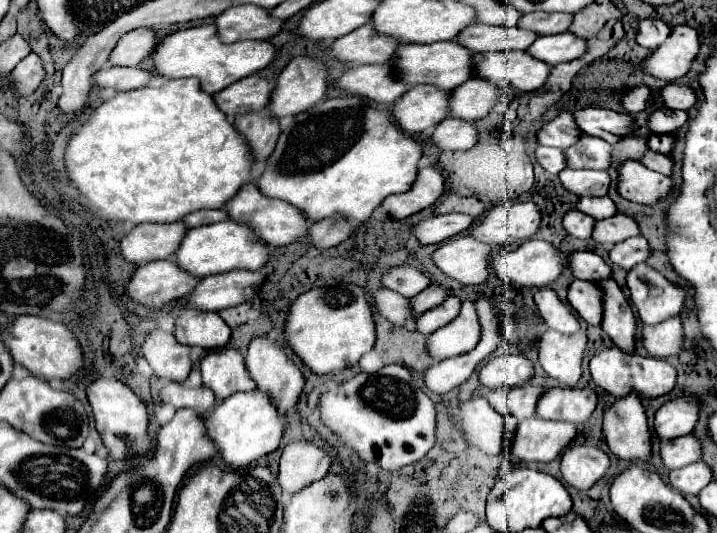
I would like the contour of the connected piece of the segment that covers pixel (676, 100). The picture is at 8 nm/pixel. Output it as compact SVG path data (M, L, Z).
M668 84L662 88L664 104L672 110L690 110L696 104L696 92L686 84Z

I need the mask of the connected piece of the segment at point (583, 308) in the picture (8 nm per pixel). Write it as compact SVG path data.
M574 280L568 290L572 308L592 326L600 326L604 312L604 290L596 282Z

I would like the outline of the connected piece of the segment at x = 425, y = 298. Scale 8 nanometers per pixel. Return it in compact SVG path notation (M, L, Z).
M432 282L428 288L424 288L418 296L412 298L412 306L416 308L416 316L420 316L422 312L436 308L438 304L442 304L442 300L448 296L448 290L442 284Z

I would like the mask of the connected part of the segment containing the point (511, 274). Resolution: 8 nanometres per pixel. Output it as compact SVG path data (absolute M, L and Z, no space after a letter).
M528 240L516 250L500 250L494 268L506 282L542 288L560 278L562 250L546 240Z

